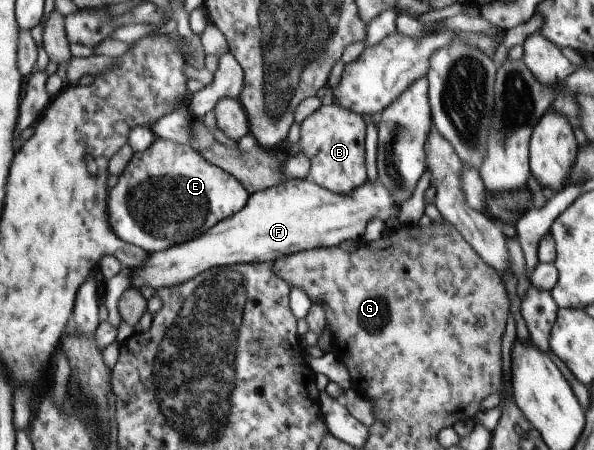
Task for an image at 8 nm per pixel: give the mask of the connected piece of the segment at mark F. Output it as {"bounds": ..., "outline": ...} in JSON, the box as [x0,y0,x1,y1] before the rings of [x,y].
{"bounds":[132,178,400,292],"outline":[[[308,178],[289,179],[276,184],[264,191],[250,193],[246,205],[241,210],[217,224],[214,224],[205,234],[199,238],[170,246],[160,253],[153,253],[142,262],[140,267],[132,270],[132,285],[139,292],[143,286],[149,286],[153,290],[163,287],[174,287],[198,274],[220,266],[241,265],[247,263],[260,263],[263,261],[275,261],[279,257],[295,254],[311,248],[325,248],[325,246],[337,246],[343,240],[361,241],[369,219],[380,218],[384,222],[388,218],[397,218],[400,206],[396,206],[392,193],[379,178],[373,183],[366,180],[350,194],[338,195],[313,183]]]}

